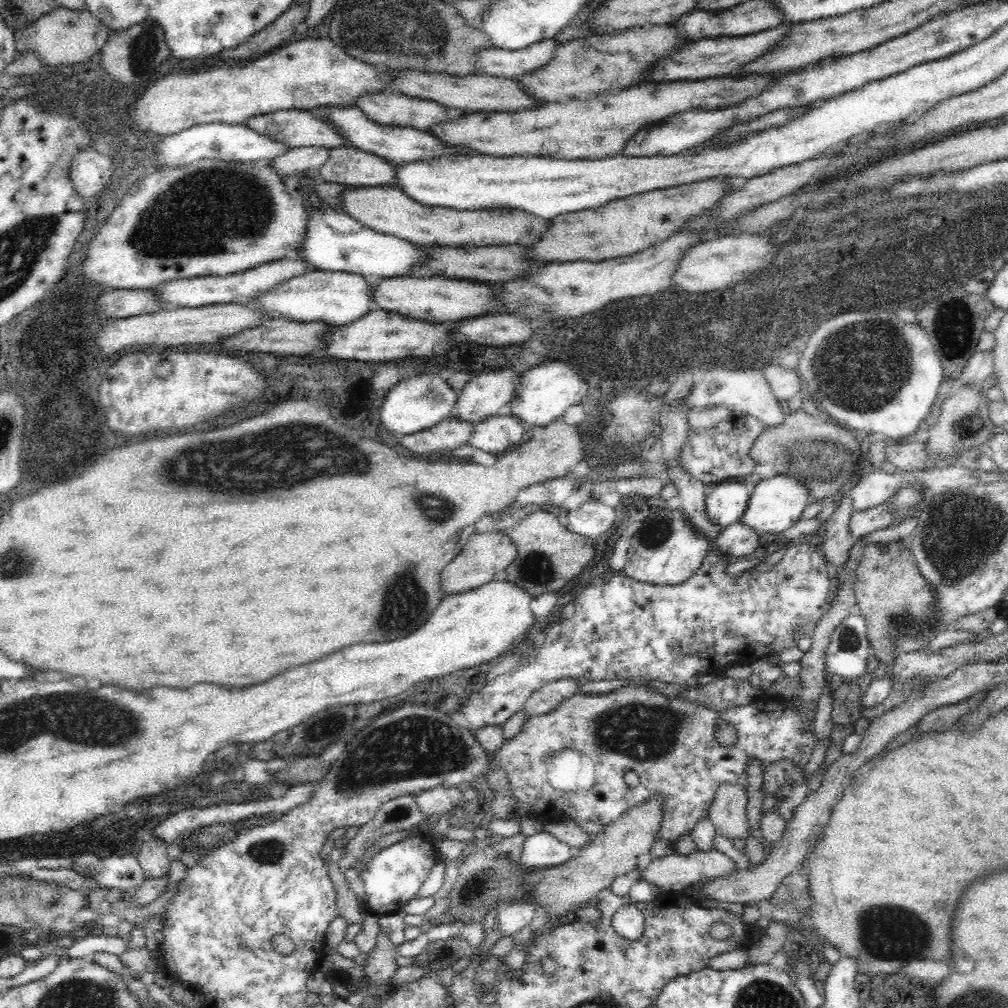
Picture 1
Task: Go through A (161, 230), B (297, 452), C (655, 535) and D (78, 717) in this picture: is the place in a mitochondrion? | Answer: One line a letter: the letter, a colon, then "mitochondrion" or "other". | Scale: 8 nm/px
A: mitochondrion
B: mitochondrion
C: mitochondrion
D: mitochondrion

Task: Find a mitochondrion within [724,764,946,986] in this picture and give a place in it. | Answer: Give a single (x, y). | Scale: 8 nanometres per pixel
(887, 934)

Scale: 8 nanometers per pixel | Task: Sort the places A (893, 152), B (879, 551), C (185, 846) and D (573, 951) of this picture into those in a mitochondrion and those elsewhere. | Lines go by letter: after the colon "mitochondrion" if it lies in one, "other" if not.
A: other
B: other
C: other
D: other

